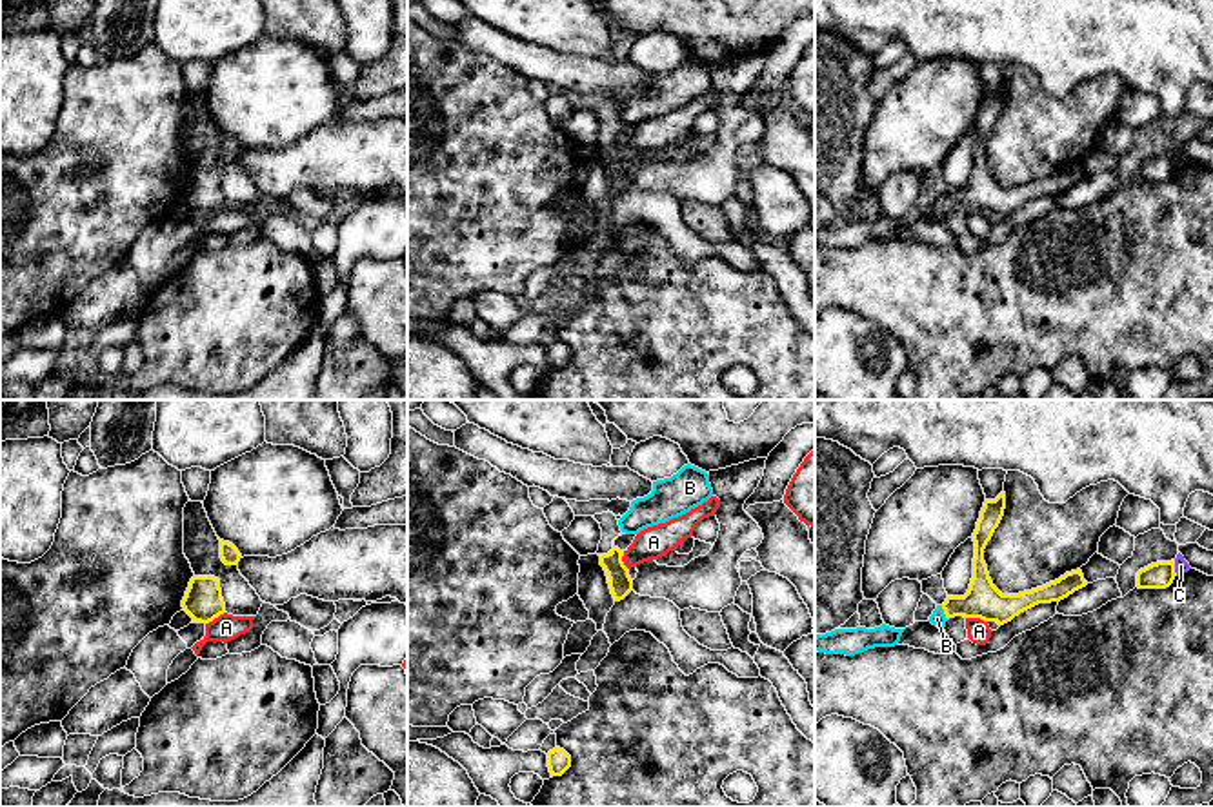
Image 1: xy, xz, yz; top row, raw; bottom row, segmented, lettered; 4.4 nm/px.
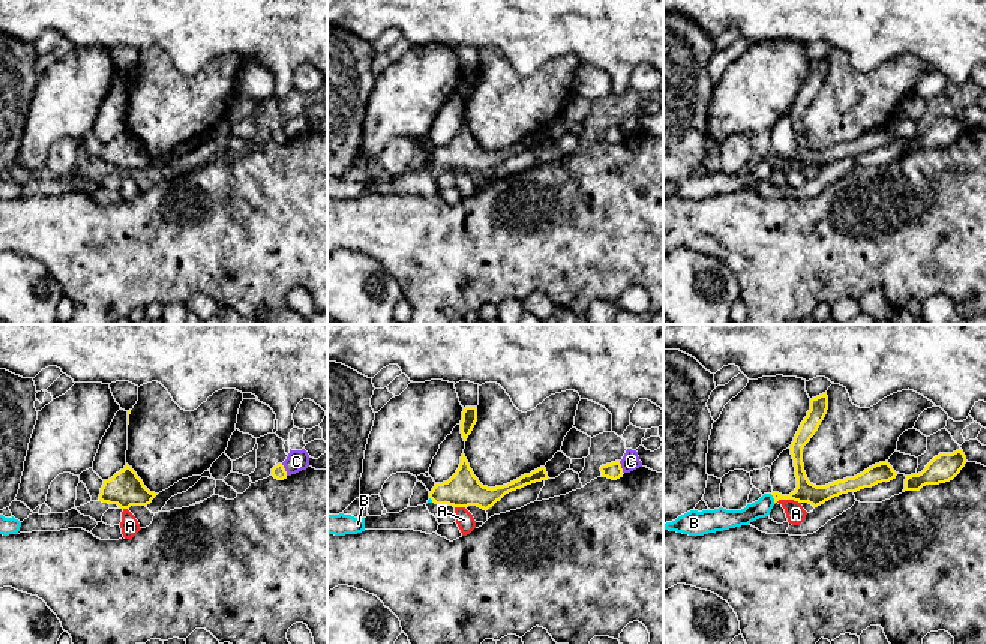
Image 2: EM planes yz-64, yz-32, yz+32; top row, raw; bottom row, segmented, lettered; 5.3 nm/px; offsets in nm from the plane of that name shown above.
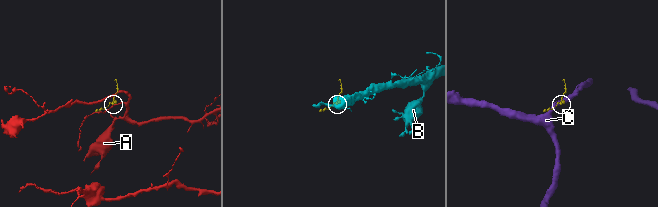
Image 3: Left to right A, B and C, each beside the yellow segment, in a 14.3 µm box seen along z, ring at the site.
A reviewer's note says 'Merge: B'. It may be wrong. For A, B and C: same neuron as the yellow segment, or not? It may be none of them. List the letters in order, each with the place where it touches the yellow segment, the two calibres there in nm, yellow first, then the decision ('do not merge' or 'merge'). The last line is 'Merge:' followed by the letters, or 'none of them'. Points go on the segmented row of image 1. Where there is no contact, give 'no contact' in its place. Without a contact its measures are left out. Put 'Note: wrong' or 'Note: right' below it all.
A: meets yellow in yz at (977, 617); 160 nm thick on the yellow side, 100 nm on the other; do not merge
B: meets yellow in yz at (944, 613); 160 nm thick on the yellow side, 70 nm on the other; merge
C: meets yellow in yz at (1173, 567); 120 nm thick on the yellow side, 60 nm on the other; do not merge
Merge: B
Note: right

